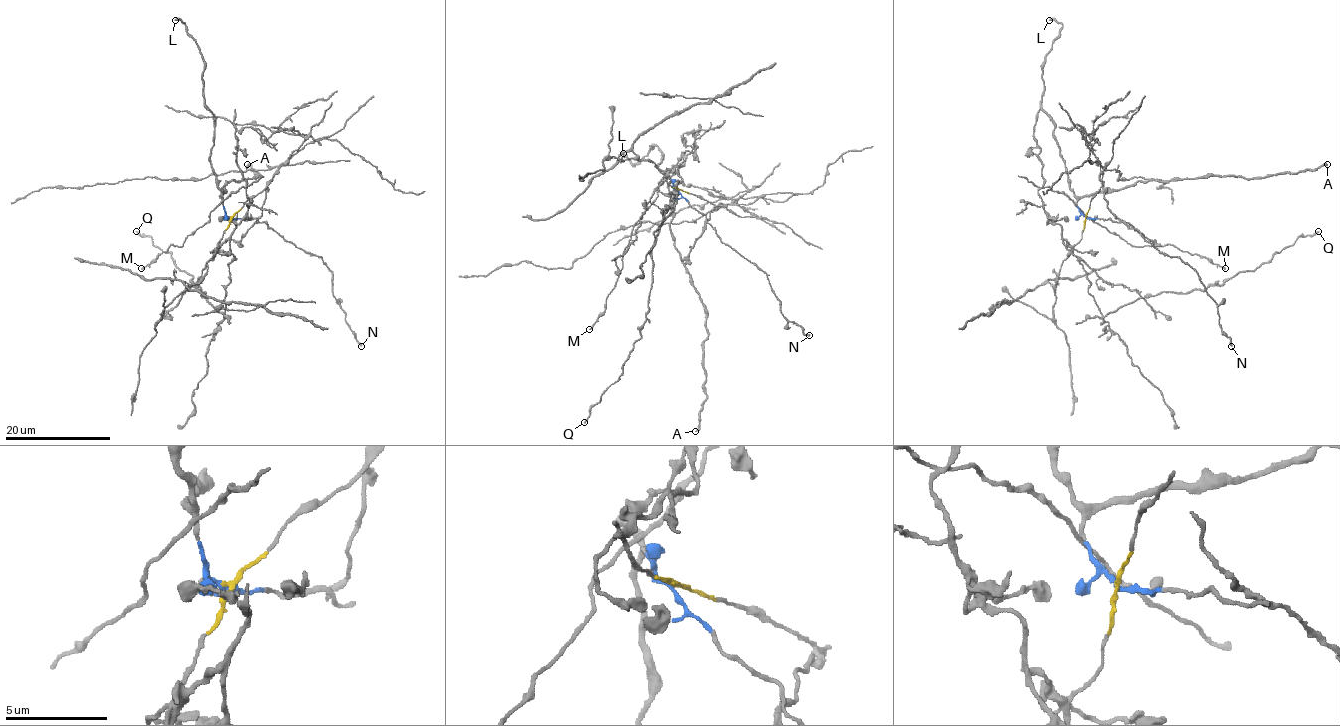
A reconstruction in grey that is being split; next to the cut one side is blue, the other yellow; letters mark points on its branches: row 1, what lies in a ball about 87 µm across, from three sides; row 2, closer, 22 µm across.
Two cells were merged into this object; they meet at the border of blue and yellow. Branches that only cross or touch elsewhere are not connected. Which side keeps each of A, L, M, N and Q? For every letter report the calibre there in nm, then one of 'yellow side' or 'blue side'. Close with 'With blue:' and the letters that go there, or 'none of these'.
A: calibre 360 nm; blue side
L: calibre 320 nm; blue side
M: calibre 180 nm; yellow side
N: calibre 260 nm; blue side
Q: calibre 220 nm; yellow side
With blue: A, L, N

